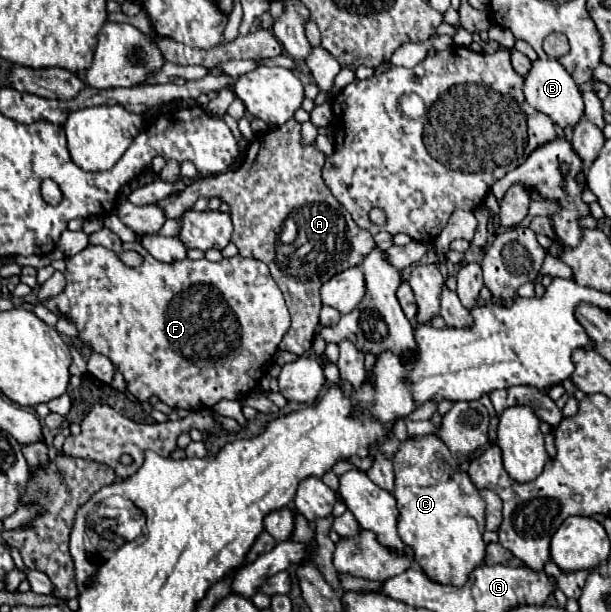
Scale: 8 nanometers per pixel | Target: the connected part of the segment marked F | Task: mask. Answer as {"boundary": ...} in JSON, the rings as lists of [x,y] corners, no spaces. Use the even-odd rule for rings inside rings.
{"boundary":[[[125,243],[125,249],[135,249],[143,257],[143,265],[139,265],[135,269],[125,267],[113,251],[109,251],[105,247],[99,247],[99,245],[89,245],[81,253],[69,257],[67,259],[67,269],[65,269],[65,281],[67,281],[65,289],[59,295],[55,295],[55,297],[45,299],[43,305],[49,307],[55,315],[67,317],[69,321],[73,321],[75,327],[77,327],[77,331],[79,331],[79,335],[77,335],[79,341],[87,343],[91,347],[91,351],[109,357],[111,363],[115,365],[115,369],[119,369],[121,375],[125,377],[125,383],[127,383],[129,393],[133,397],[137,397],[139,401],[149,401],[151,395],[157,395],[163,403],[167,403],[173,409],[199,411],[199,409],[211,409],[221,399],[241,401],[247,393],[251,393],[259,385],[261,377],[273,365],[273,355],[277,353],[277,345],[281,343],[283,335],[287,333],[289,321],[291,321],[289,319],[287,305],[285,305],[285,299],[283,299],[283,293],[279,291],[277,283],[273,281],[273,277],[269,273],[269,267],[265,263],[253,259],[253,257],[243,257],[243,255],[235,255],[231,259],[225,259],[223,257],[219,263],[211,263],[207,259],[199,259],[199,261],[185,259],[185,261],[179,261],[179,263],[161,263],[161,261],[153,259],[141,247],[141,243]]]}

